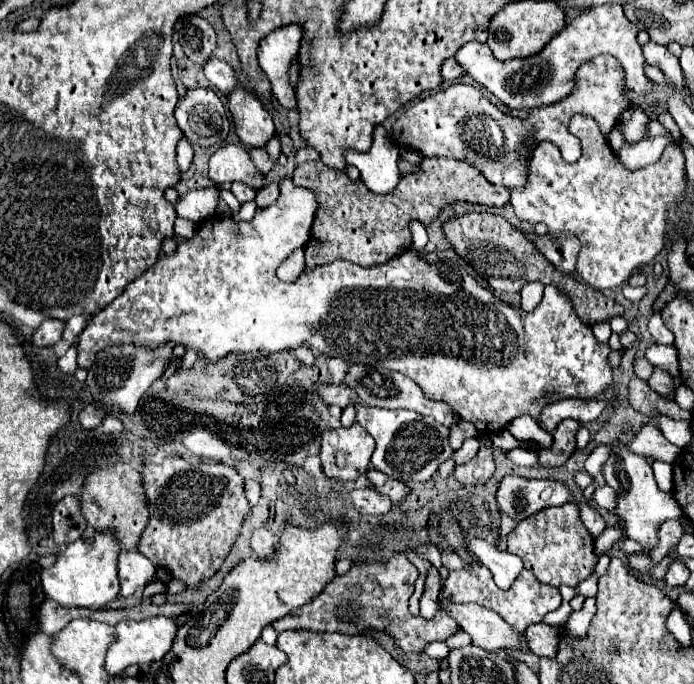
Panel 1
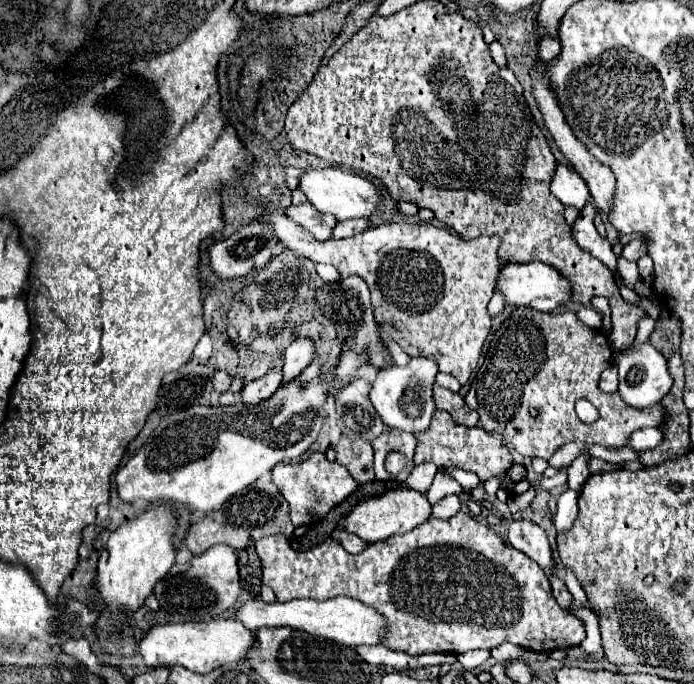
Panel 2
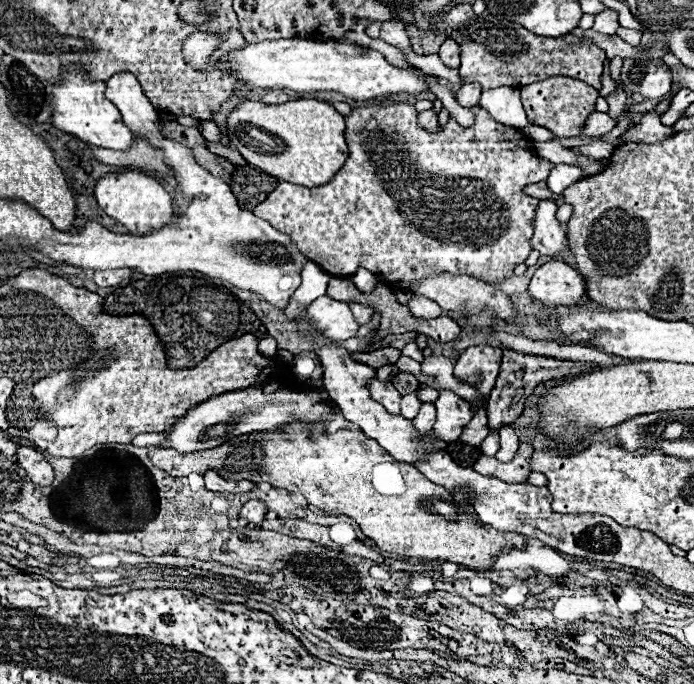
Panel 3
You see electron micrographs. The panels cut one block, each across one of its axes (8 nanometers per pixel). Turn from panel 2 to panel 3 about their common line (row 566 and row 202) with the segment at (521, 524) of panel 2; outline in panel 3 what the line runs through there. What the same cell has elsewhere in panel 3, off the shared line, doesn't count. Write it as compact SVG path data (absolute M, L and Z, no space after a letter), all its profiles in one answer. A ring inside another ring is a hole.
M542 200L536 210L536 222L534 222L534 238L532 246L540 254L546 256L558 256L558 258L572 258L572 250L566 238L564 224L556 218L556 202L554 200Z

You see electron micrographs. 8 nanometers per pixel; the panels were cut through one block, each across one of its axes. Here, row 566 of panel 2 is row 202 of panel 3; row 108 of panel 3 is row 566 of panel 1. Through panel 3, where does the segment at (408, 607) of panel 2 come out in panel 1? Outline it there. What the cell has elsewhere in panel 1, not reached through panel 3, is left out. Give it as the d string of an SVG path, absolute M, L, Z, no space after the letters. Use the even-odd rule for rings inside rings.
M396 552L388 560L364 560L354 564L346 574L336 576L326 588L302 608L272 622L274 630L310 630L310 632L342 632L342 634L364 634L370 630L386 632L394 638L396 646L404 652L422 652L426 644L434 640L446 640L460 630L460 624L438 610L434 618L412 616L408 612L408 598L414 592L418 568L402 554ZM476 562L474 568L468 568L468 570L452 570L450 576L446 578L444 586L442 586L442 600L446 602L454 602L454 604L466 604L466 602L474 602L474 604L480 604L480 606L486 606L490 610L496 610L500 612L500 616L504 616L504 620L508 620L510 624L514 624L514 628L518 632L524 632L530 624L536 624L536 622L542 622L542 618L556 610L560 606L560 592L558 588L554 586L548 586L548 584L540 584L536 580L536 576L528 570L524 570L516 580L514 584L508 588L508 590L500 590L494 580L492 580L492 574L490 570Z

